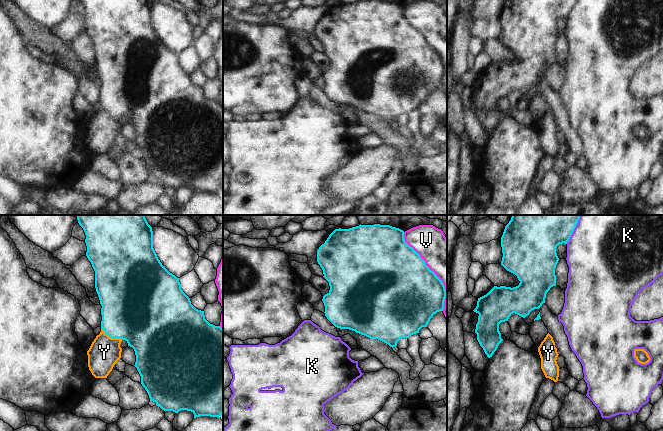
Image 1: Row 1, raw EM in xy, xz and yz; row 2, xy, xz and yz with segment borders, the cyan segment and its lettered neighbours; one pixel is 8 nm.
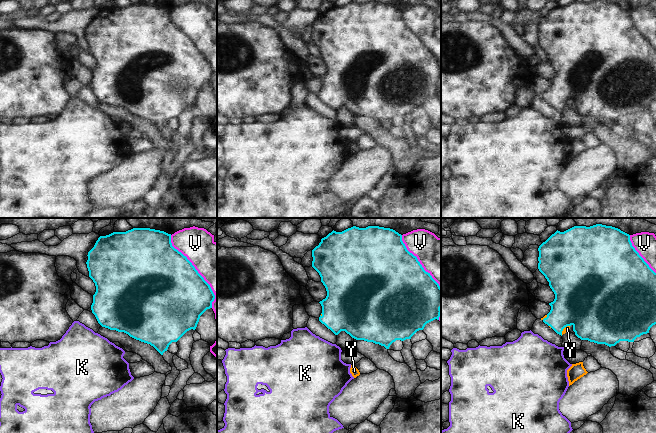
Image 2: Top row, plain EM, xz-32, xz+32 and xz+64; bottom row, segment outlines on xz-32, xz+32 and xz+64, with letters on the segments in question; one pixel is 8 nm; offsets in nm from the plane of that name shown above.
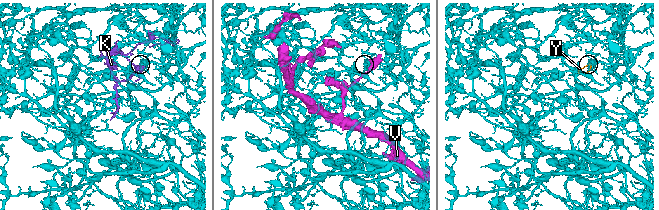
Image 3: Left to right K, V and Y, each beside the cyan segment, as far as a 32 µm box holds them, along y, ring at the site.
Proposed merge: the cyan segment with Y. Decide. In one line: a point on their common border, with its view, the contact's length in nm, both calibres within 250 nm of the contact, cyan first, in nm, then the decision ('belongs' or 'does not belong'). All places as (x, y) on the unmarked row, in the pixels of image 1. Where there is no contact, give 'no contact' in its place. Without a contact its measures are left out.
meets cyan in xy at (111, 113); contact 200 nm long; 440 nm thick on the cyan side, 260 nm on the other; belongs

